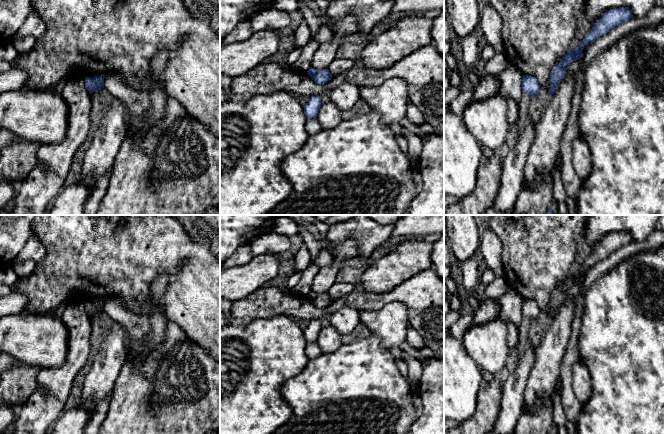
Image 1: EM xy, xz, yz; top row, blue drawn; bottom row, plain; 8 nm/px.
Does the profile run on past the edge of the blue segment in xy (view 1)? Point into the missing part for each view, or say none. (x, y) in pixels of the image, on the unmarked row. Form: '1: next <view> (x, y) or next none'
1: next none

